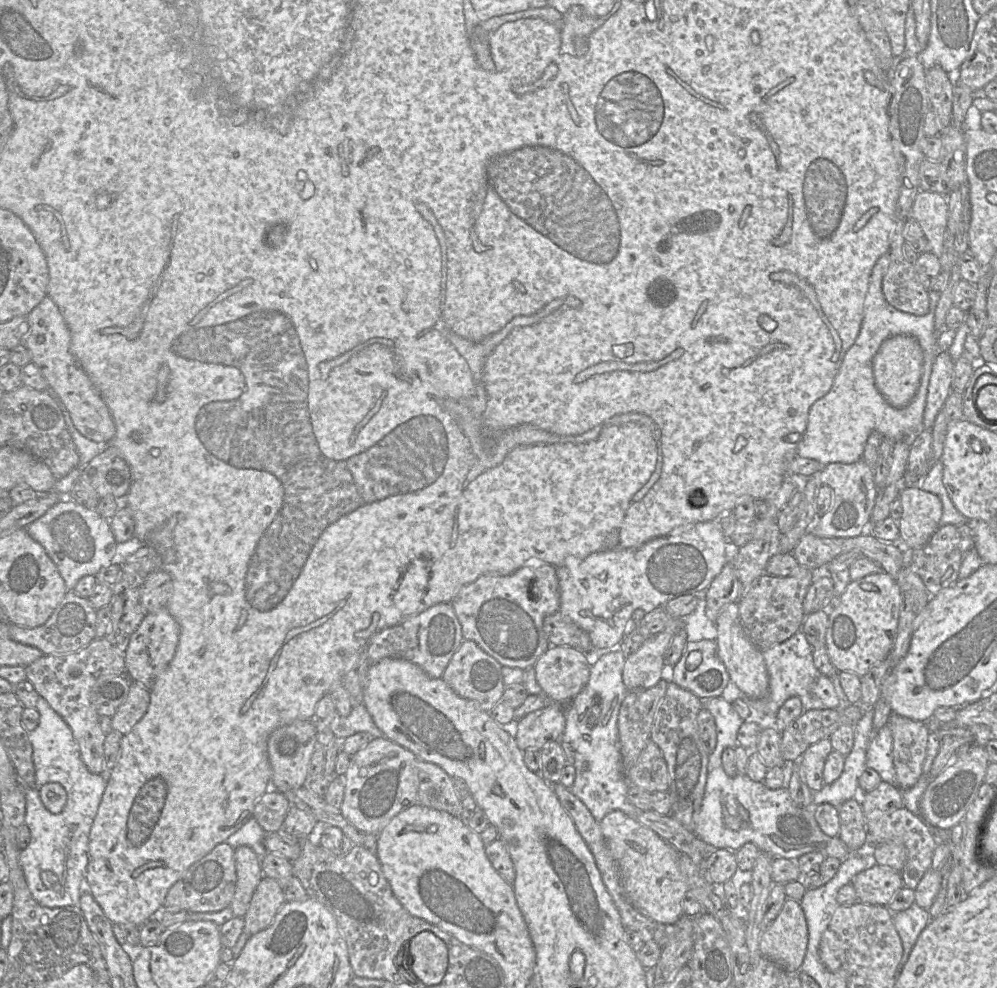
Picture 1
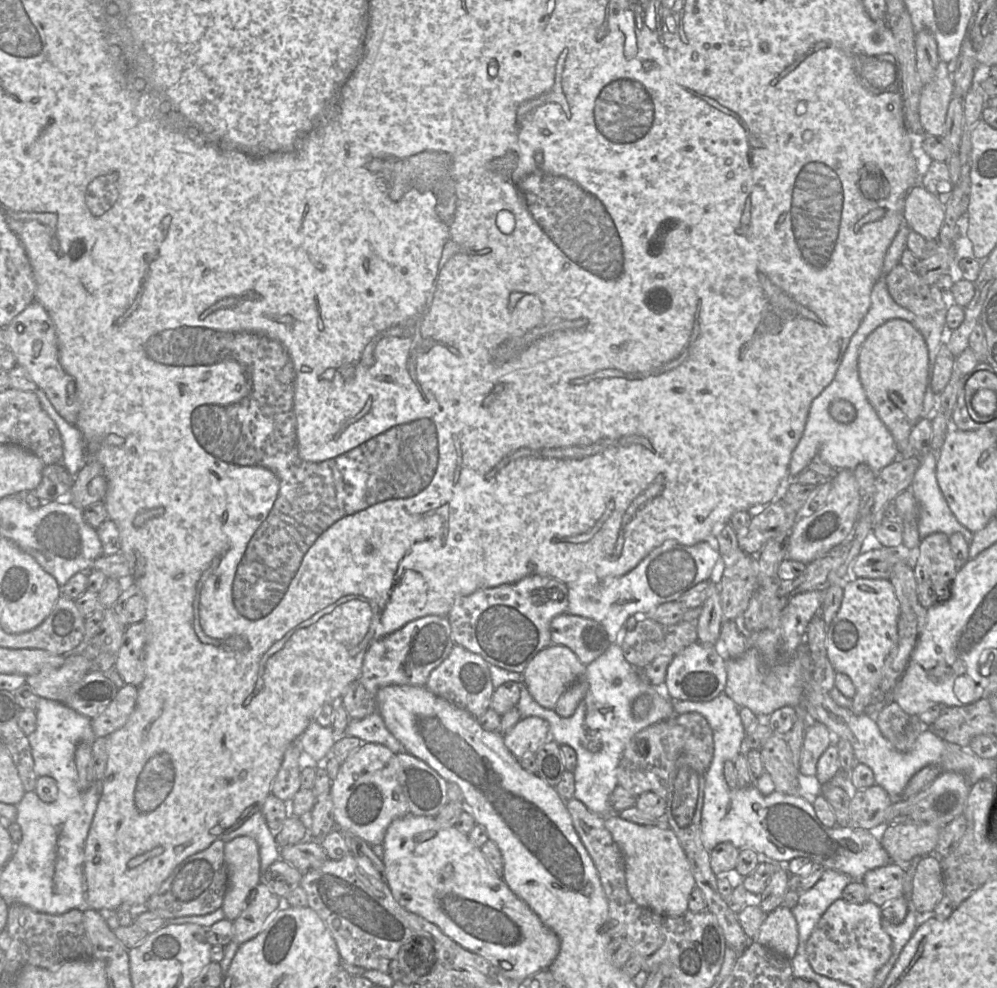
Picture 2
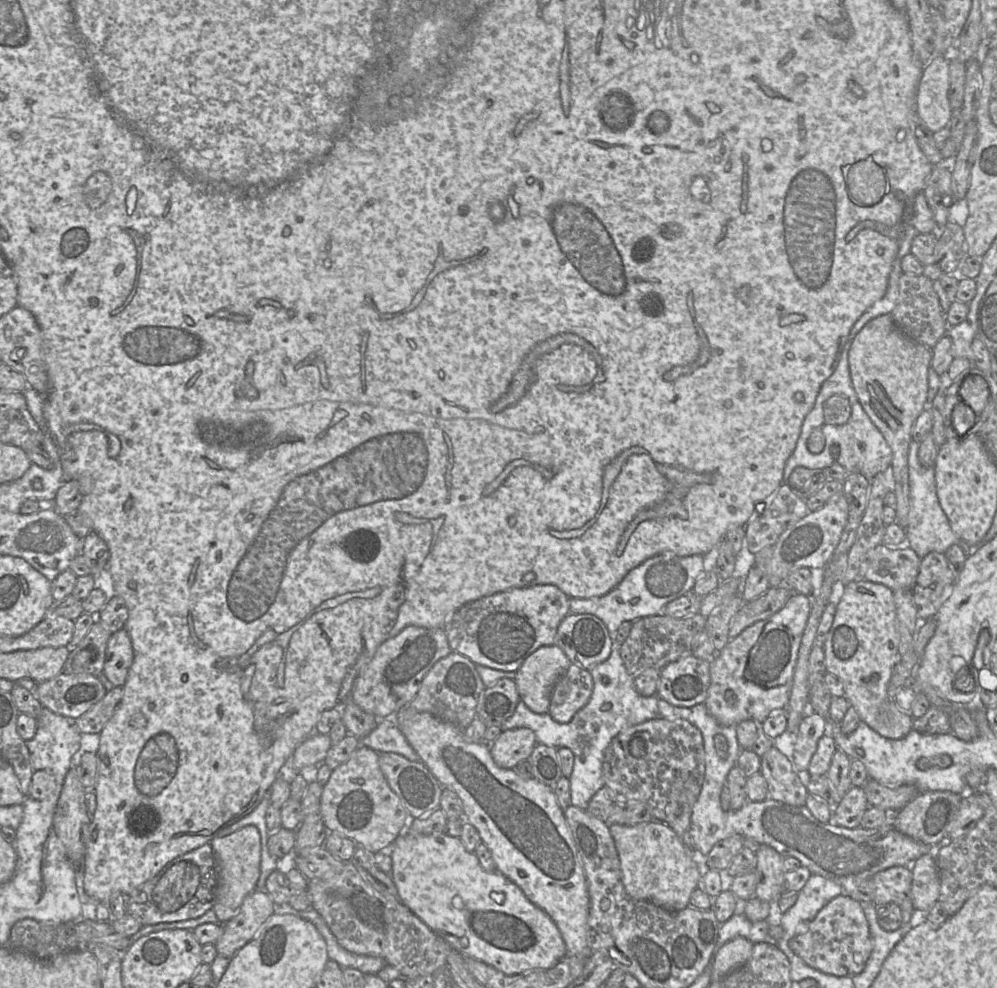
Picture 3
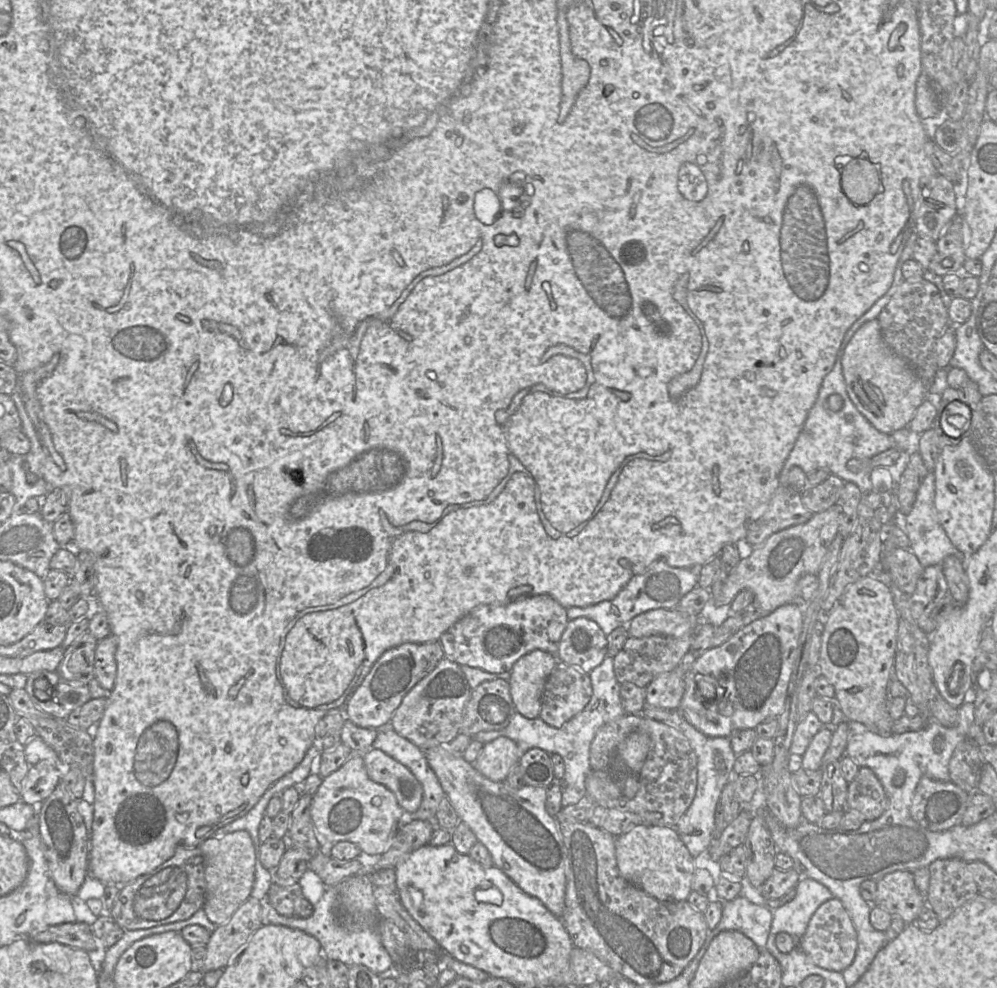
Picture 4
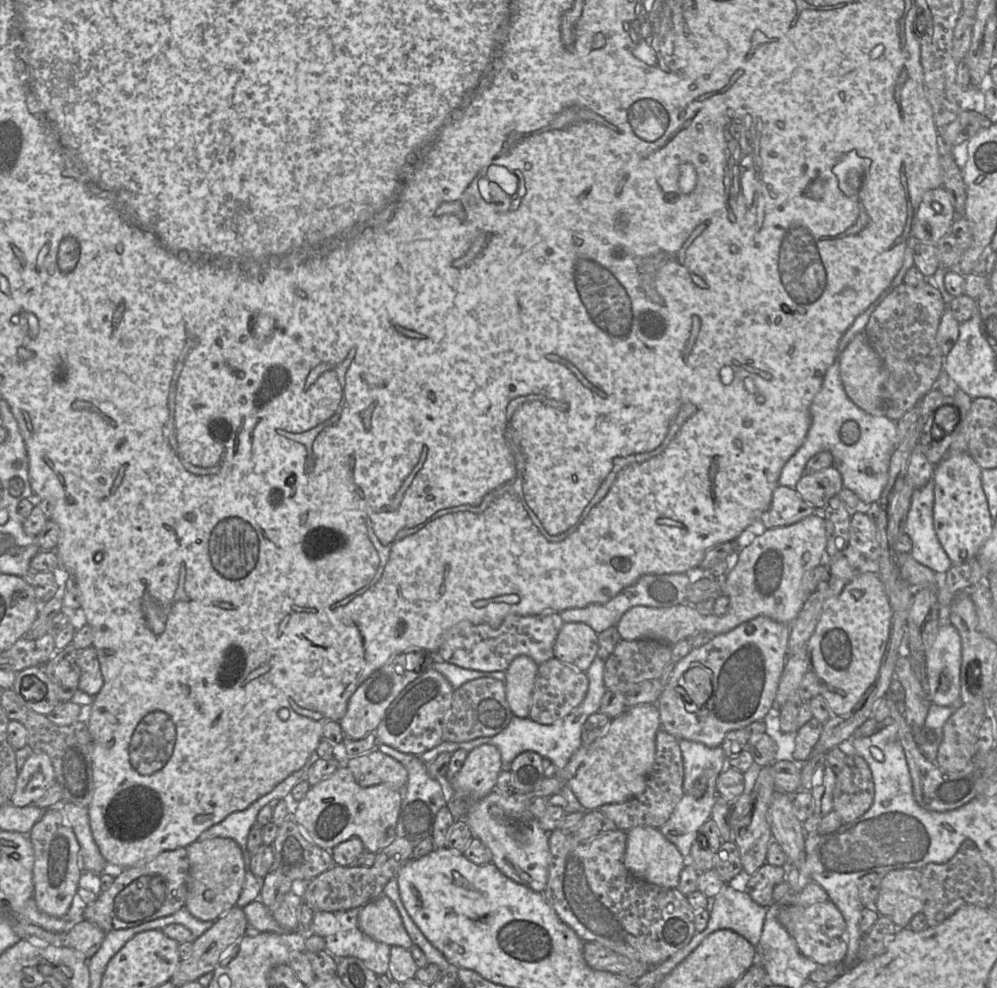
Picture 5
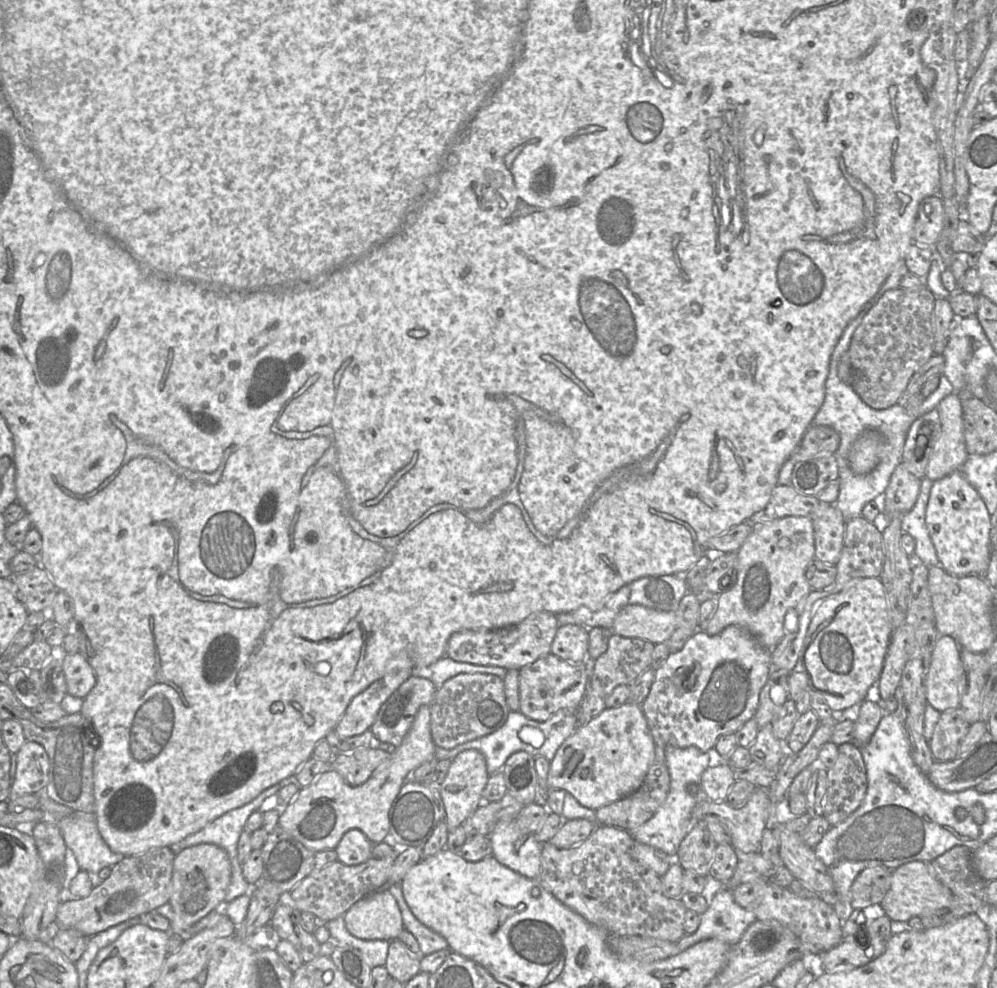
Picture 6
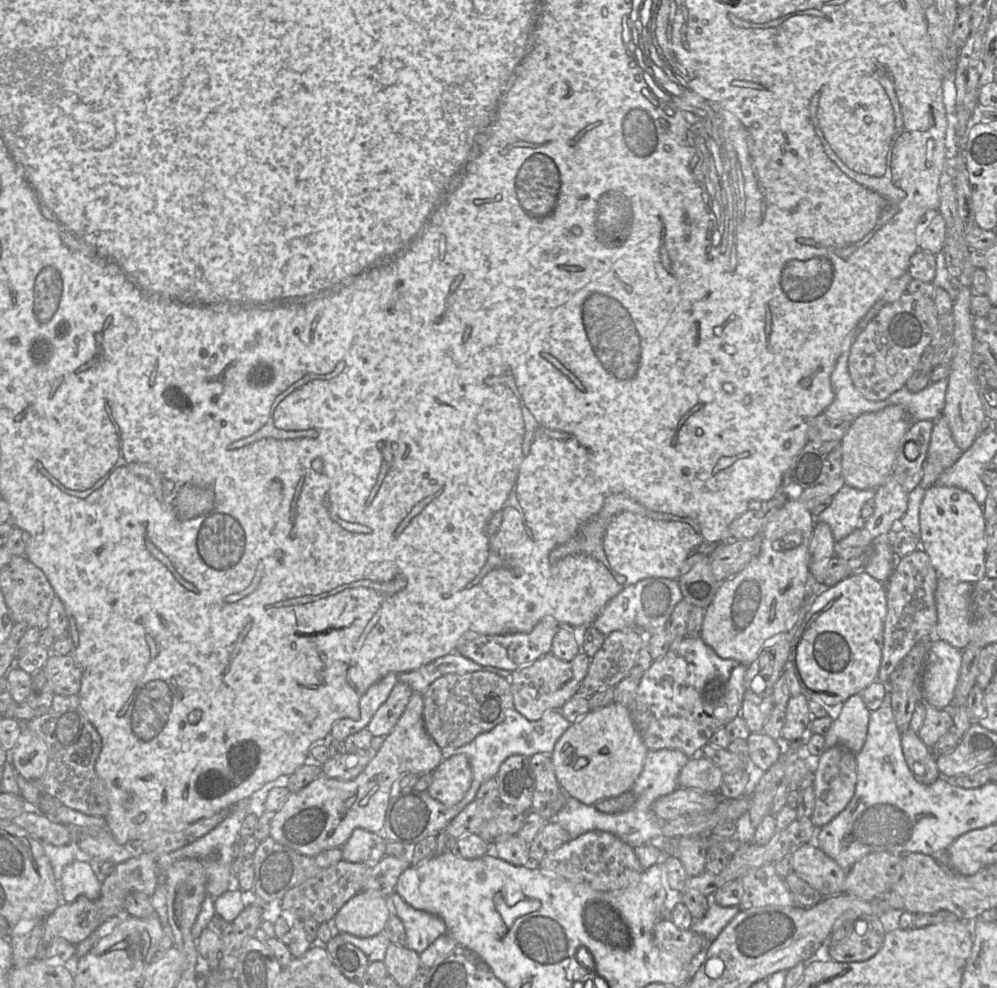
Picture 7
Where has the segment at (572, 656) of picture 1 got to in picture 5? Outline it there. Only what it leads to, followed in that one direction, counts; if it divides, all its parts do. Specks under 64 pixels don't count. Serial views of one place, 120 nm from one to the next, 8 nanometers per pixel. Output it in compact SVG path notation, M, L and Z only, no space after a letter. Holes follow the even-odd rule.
M520 655L513 659L506 670L506 700L514 716L529 716L538 666L529 656Z

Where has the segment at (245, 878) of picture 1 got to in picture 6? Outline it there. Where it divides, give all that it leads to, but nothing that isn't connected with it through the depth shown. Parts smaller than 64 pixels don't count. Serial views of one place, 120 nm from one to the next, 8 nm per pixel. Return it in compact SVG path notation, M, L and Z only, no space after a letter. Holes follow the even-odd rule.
M201 843L181 851L174 860L169 903L174 911L170 932L185 939L187 929L224 904L231 880L231 862L227 852L215 844Z

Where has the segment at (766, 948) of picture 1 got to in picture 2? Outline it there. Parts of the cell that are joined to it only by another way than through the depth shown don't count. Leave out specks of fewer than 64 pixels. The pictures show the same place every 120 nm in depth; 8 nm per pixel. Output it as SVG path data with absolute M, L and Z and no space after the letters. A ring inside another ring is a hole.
M779 906L768 913L758 936L752 940L791 960L799 945L798 926L791 909Z

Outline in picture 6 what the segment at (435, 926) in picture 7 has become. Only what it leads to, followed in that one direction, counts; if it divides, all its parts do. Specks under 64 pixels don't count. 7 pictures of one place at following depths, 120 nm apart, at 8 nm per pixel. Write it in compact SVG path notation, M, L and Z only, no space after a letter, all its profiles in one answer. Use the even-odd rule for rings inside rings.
M400 883L388 884L387 890L396 899L401 911L404 928L408 930L418 941L424 955L432 954L439 950L449 949L444 937L421 923L407 905Z

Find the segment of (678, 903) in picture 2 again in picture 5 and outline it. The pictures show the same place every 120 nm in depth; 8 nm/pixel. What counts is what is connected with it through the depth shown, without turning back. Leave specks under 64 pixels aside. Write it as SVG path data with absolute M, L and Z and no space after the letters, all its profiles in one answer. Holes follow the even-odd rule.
M638 826L628 830L624 865L635 877L660 887L675 889L678 886L680 873L685 865L685 857L657 828Z

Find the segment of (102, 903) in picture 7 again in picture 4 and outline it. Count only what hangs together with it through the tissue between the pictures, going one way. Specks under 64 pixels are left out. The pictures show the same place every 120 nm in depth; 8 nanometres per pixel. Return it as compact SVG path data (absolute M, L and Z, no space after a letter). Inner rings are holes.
M178 846L175 854L153 871L129 883L116 885L122 888L110 915L125 931L187 920L202 909L205 902L205 858L199 847Z

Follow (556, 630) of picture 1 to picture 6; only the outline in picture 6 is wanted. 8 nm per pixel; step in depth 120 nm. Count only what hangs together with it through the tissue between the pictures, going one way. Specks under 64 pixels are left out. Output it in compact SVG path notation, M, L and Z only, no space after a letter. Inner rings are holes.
M567 624L557 629L551 653L571 663L583 663L588 656L589 632L584 626Z

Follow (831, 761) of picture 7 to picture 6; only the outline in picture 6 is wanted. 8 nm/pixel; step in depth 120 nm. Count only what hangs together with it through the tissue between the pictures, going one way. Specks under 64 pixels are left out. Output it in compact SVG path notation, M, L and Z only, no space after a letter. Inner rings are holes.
M854 743L838 746L834 765L827 769L822 816L832 826L847 819L863 802L868 782L861 750Z

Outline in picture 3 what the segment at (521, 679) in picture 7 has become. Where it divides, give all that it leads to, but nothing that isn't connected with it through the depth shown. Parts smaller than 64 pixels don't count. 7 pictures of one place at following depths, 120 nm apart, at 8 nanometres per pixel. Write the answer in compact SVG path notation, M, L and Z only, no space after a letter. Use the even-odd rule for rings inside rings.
M571 664L553 686L548 714L559 723L568 723L588 703L592 692L590 671Z

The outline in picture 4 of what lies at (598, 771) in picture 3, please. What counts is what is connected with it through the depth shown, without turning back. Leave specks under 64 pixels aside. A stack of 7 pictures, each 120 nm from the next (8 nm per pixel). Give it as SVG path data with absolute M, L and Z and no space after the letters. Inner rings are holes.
M606 656L602 663L589 673L589 676L592 683L590 701L579 714L563 724L562 727L552 727L539 717L528 719L516 710L514 717L504 729L479 732L470 736L472 740L483 744L498 737L508 737L517 744L521 755L532 748L542 749L548 754L560 755L565 765L562 807L574 805L586 795L585 780L592 771L590 767L590 746L599 728L625 715L620 698L621 684L617 681L614 672L614 657Z

